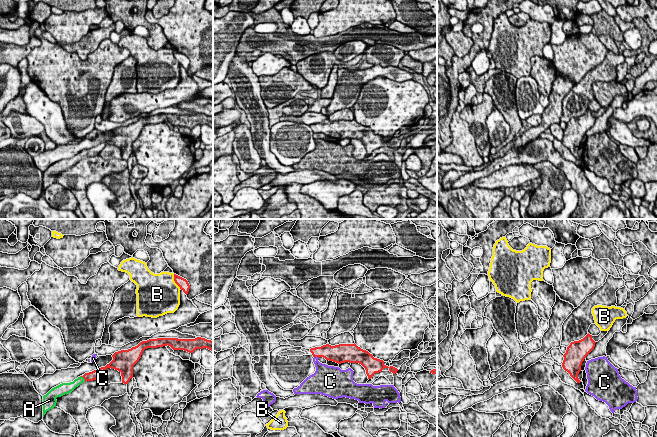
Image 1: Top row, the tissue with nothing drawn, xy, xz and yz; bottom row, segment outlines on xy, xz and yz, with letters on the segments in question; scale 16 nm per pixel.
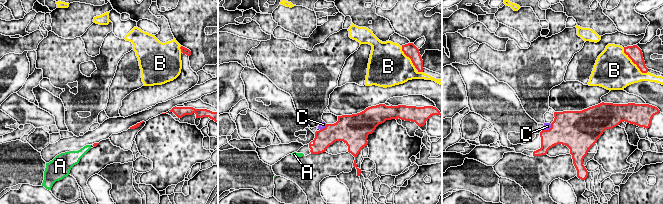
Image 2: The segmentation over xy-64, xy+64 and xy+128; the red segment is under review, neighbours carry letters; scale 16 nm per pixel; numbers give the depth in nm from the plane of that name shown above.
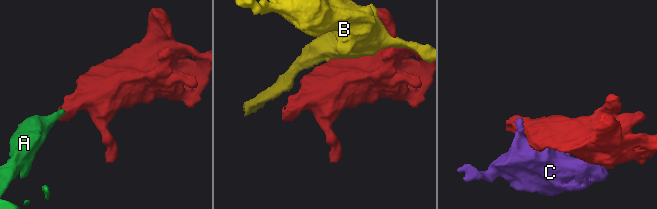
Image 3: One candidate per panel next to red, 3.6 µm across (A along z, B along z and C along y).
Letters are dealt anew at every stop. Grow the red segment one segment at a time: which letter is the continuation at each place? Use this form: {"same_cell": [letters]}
{"same_cell": ["A"]}

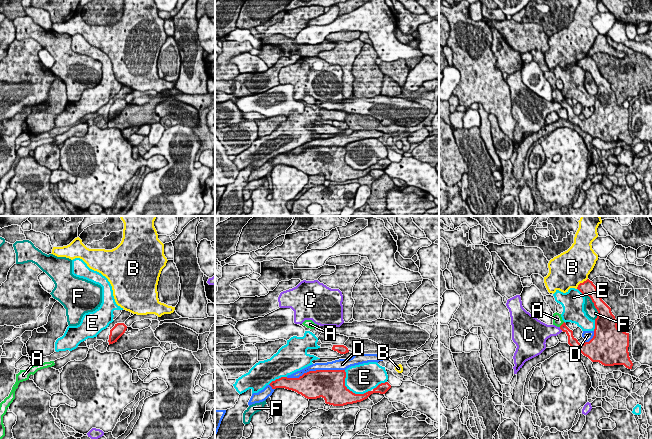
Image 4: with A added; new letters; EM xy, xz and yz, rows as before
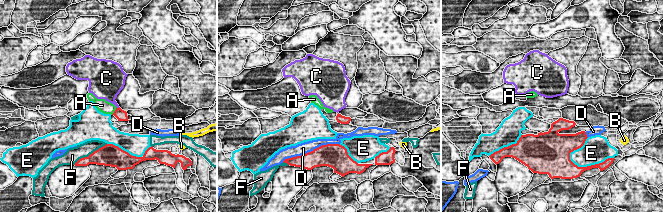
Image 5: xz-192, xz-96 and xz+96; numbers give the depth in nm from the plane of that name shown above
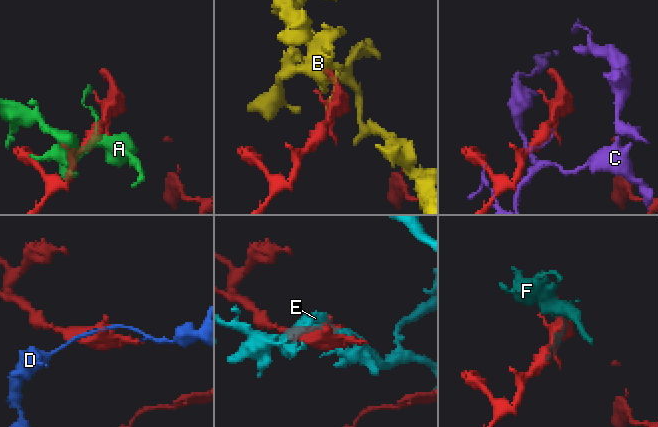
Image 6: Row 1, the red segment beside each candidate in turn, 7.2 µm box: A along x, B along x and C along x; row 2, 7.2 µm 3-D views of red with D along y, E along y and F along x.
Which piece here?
{"same_cell": []}

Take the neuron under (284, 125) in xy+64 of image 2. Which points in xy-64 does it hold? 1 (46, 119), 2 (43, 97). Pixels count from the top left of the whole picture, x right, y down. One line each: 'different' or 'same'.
1: different
2: same

